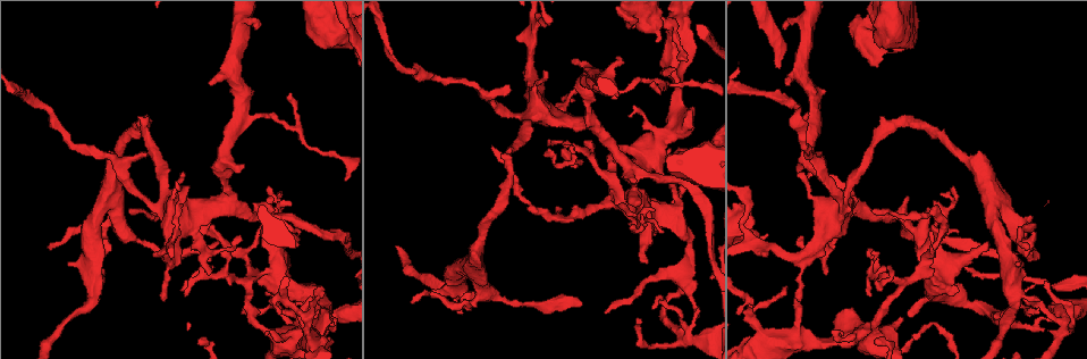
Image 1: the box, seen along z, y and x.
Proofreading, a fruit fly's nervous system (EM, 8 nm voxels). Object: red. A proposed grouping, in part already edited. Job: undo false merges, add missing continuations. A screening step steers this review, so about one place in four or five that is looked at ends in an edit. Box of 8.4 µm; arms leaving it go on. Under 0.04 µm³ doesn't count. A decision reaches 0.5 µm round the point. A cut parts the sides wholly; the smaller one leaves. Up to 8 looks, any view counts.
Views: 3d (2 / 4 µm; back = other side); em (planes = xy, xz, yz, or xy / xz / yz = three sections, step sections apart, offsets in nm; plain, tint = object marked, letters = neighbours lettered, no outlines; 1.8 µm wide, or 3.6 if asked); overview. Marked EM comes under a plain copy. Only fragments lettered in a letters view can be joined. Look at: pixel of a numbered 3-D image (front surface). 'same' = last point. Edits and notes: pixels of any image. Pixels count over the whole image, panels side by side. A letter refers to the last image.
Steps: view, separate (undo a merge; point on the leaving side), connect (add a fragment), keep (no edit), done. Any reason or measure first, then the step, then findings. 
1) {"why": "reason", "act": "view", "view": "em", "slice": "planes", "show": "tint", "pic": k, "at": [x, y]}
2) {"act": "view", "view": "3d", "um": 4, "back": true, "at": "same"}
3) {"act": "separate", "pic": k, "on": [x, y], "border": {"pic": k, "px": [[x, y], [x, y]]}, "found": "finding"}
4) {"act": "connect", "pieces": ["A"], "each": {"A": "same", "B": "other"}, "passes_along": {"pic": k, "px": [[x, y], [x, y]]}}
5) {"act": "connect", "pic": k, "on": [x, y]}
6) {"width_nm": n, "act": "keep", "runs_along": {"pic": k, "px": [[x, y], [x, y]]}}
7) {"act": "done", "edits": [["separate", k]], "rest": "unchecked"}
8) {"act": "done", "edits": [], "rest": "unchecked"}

{"why": "an open end", "act": "view", "view": "em", "slice": "xy", "step": 8, "show": "tint", "pic": 1, "at": [956, 288]}

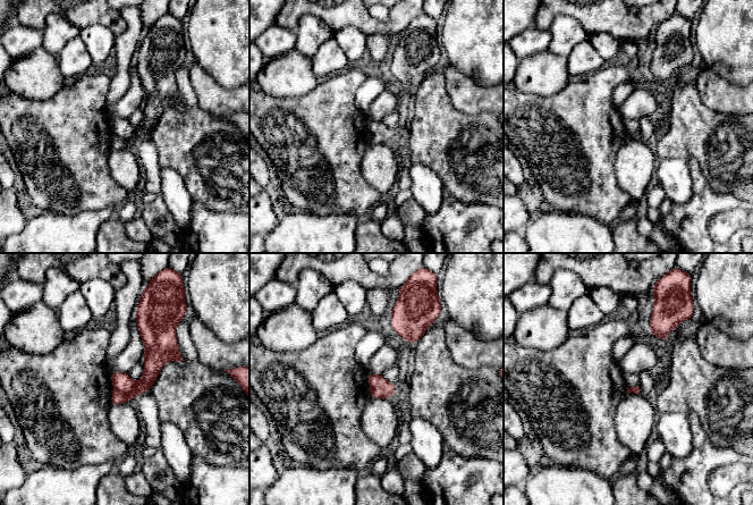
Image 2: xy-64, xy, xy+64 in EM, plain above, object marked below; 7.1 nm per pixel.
{"act": "view", "view": "em", "slice": "planes", "show": "letters", "at": "same"}

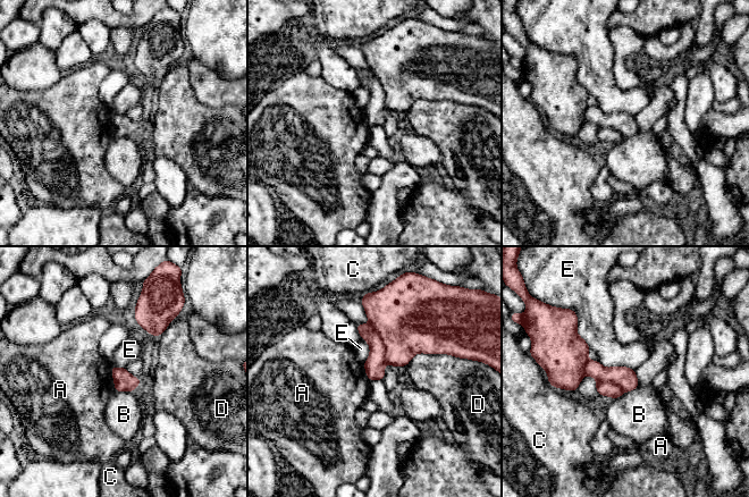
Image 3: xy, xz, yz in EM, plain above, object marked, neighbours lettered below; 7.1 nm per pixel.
{"width_nm": 140, "act": "separate", "pic": 3, "on": [375, 364], "each": {"A": "other", "B": "other", "C": "other", "D": "other", "E": "other"}, "border": {"pic": 3, "px": [[370, 323], [384, 345], [385, 361]]}, "found": "a second cell is stuck on"}

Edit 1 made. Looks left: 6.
{"why": "see it whole again", "act": "view", "view": "overview"}

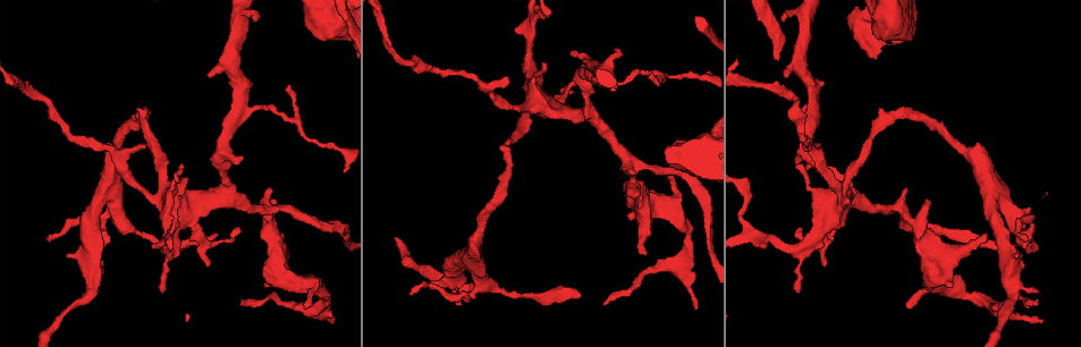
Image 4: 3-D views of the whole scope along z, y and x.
{"why": "a narrow waist", "act": "view", "view": "em", "slice": "planes", "show": "letters", "pic": 4, "at": [627, 166]}

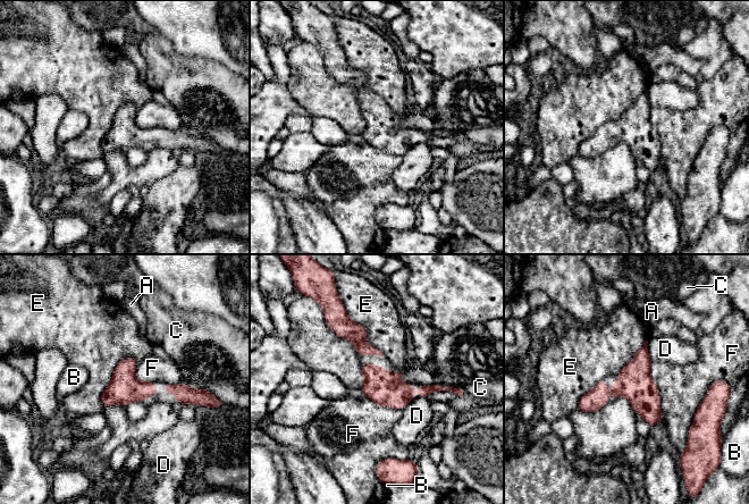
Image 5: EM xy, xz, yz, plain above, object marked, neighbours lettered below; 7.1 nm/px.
{"width_nm": 220, "act": "keep", "each": {"A": "other", "B": "other", "C": "other", "D": "other", "E": "other", "F": "other"}, "border": {"pic": 5, "px": [[134, 358], [117, 364], [102, 405]]}, "found": "all the same cell"}

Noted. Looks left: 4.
{"act": "view", "view": "3d", "um": 4, "pic": 4, "at": [482, 277]}

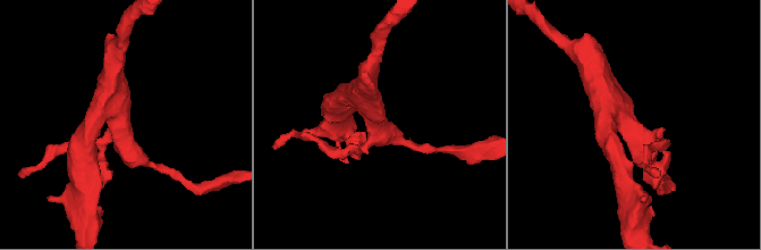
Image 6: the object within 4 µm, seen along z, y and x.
{"why": "now the EM", "act": "view", "view": "em", "slice": "planes", "show": "tint", "pic": 6, "at": [637, 139]}

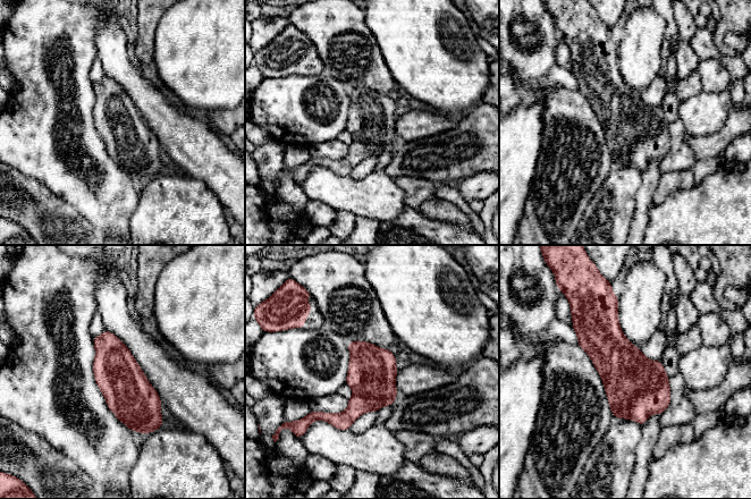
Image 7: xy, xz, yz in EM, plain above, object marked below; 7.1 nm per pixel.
{"act": "view", "view": "em", "slice": "planes", "show": "letters", "at": "same"}

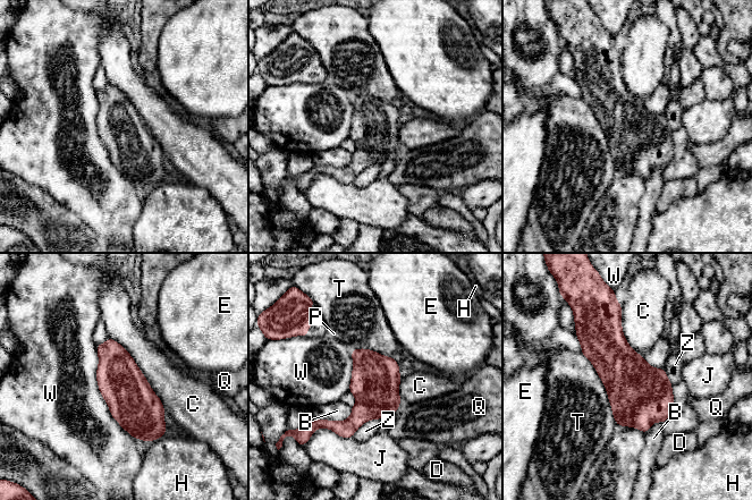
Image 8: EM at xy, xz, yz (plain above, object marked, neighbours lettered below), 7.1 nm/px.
{"act": "keep", "each": {"B": "other", "C": "other", "D": "other", "E": "other", "H": "other", "J": "other", "P": "other", "Q": "other", "T": "other", "W": "other", "Z": "other"}, "border": {"pic": 8, "px": [[109, 337], [133, 358], [165, 408]]}, "found": "all the same cell"}

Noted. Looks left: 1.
{"act": "done", "edits": [["separate", 3]], "rest": "unchecked"}

